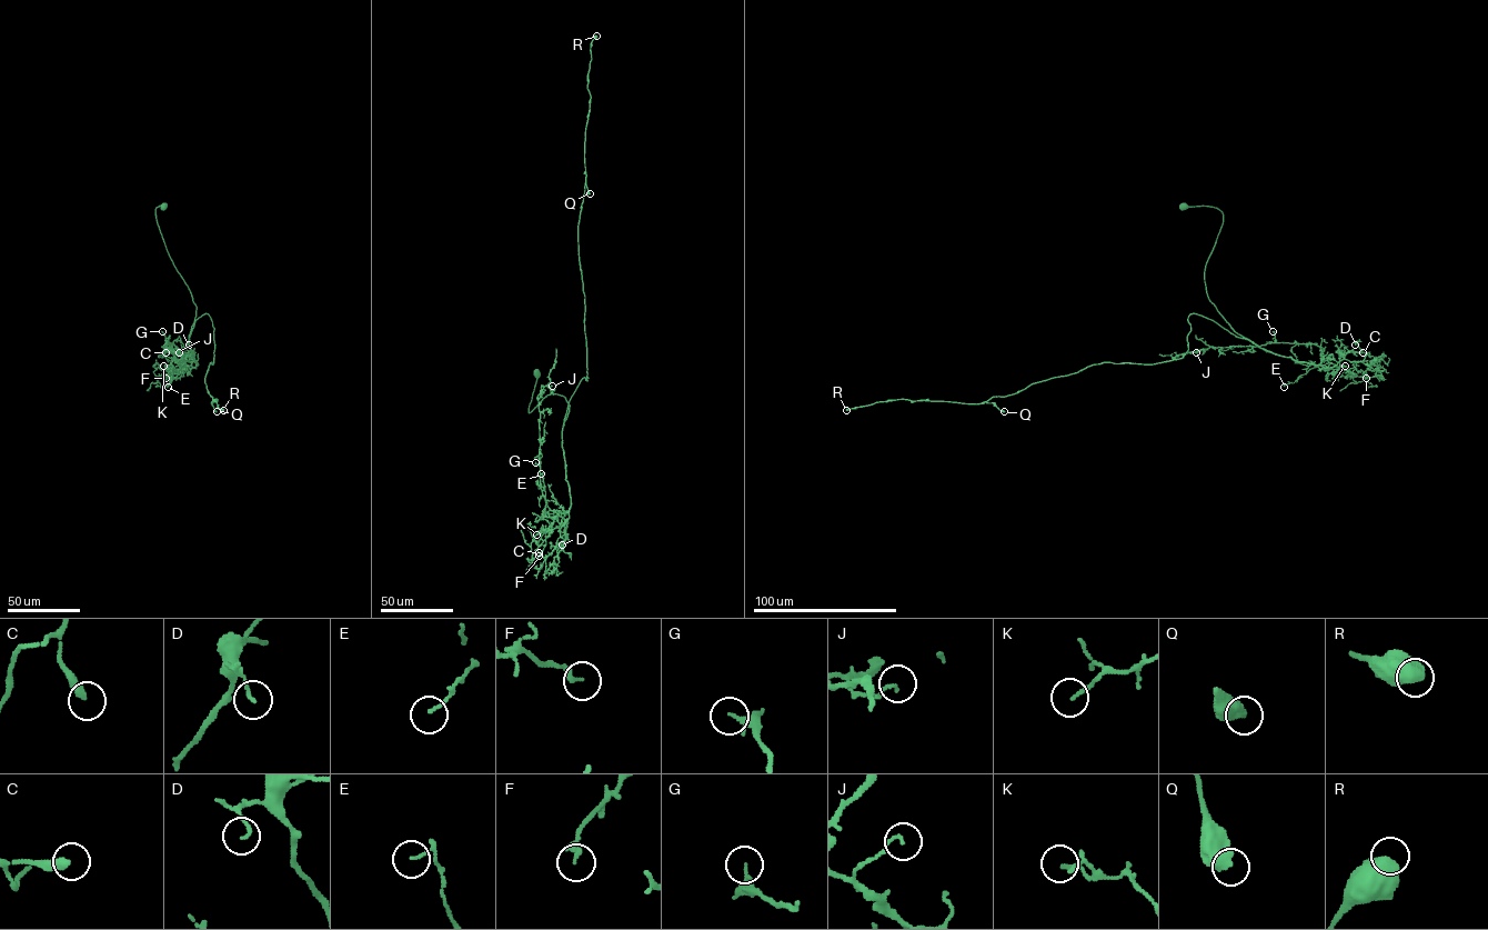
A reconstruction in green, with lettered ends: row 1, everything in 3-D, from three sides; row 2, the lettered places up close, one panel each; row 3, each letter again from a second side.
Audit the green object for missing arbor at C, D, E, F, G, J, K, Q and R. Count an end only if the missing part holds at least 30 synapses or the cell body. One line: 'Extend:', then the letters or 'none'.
Extend: none

